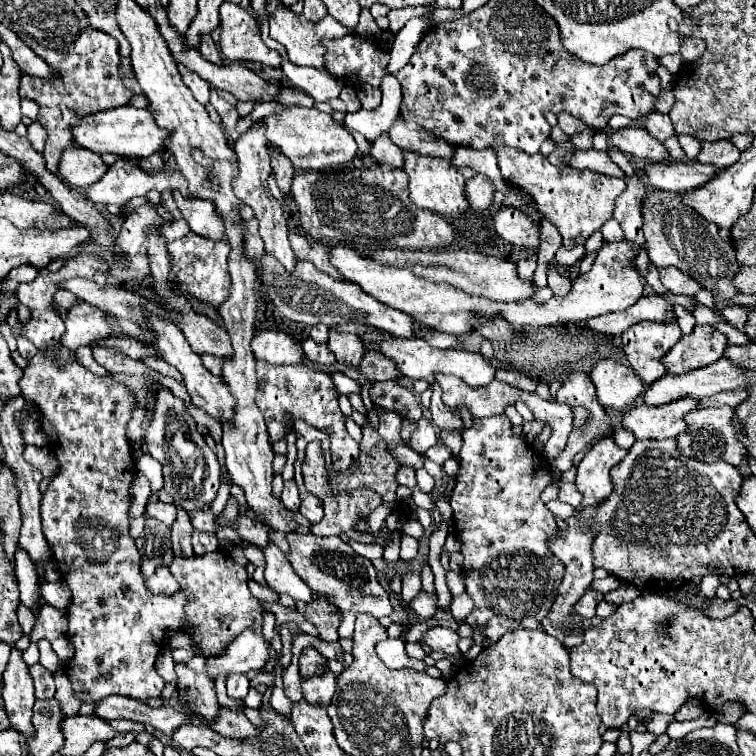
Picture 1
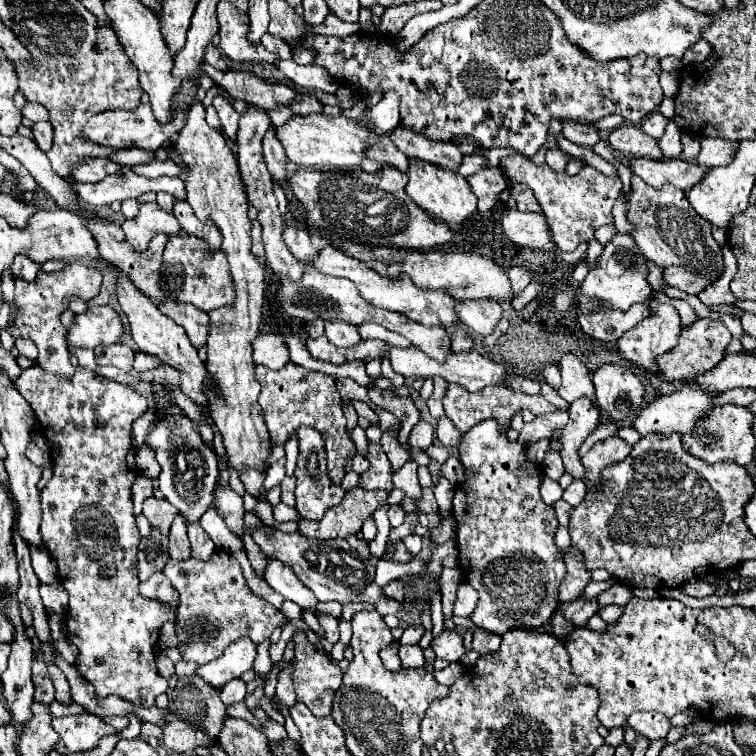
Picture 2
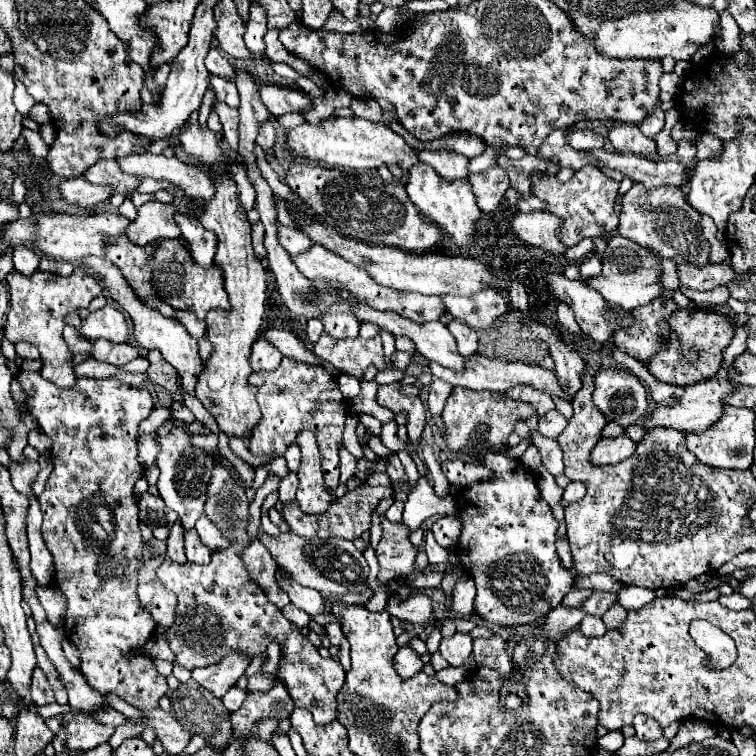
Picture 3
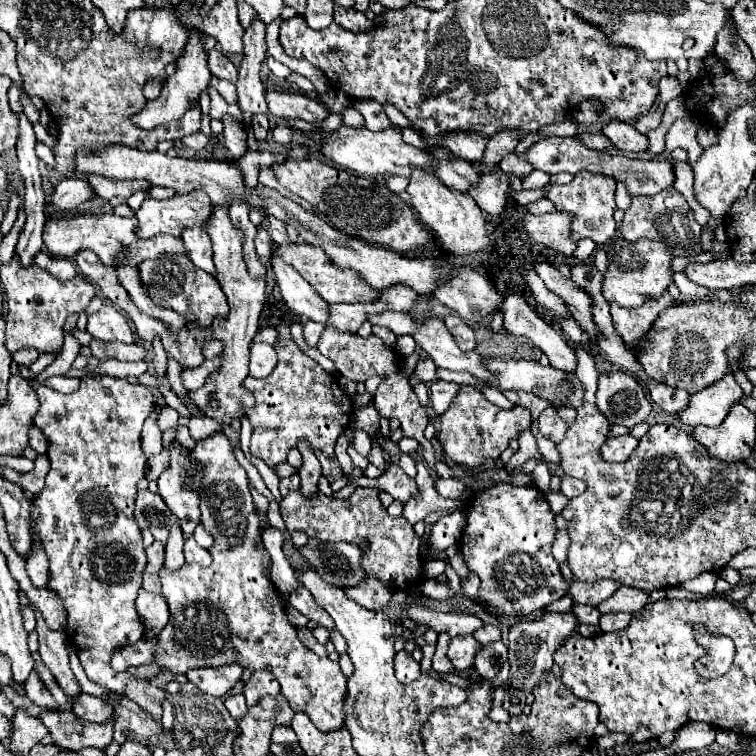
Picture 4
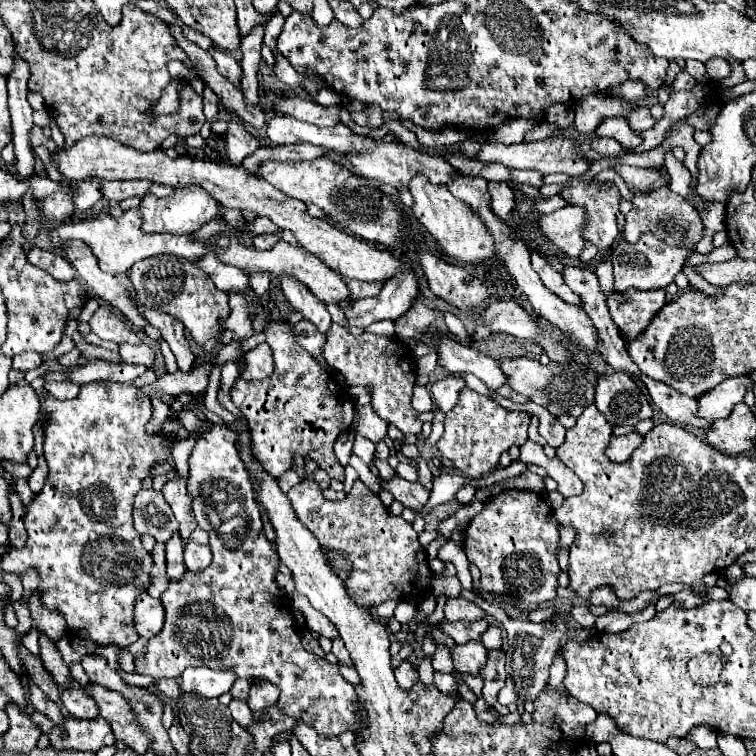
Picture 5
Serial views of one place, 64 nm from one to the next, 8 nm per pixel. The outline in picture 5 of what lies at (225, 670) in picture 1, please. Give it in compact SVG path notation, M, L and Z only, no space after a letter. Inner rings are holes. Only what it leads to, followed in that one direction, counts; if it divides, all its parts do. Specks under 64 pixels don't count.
M186 668L180 676L180 692L194 692L204 698L218 698L234 684L236 674L210 668Z

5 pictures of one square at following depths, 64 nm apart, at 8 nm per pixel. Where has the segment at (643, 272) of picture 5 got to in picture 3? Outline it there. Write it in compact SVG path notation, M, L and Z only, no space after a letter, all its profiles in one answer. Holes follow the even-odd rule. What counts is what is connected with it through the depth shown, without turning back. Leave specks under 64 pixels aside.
M612 234L612 238L608 238L608 248L602 258L602 274L600 274L600 278L594 278L590 282L590 286L594 290L598 290L604 296L604 300L608 300L610 304L616 304L624 310L644 306L644 304L652 302L654 298L662 296L662 292L664 292L662 282L660 282L660 276L662 276L660 260L662 258L652 248L644 248L644 246L632 242L630 238Z

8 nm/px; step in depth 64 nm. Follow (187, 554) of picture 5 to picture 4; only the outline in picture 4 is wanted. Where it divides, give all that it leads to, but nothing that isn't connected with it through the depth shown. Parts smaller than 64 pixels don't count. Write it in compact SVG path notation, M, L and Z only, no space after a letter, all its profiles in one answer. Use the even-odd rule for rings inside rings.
M194 536L186 538L184 542L184 556L186 556L186 562L188 564L200 564L200 566L210 566L212 558L210 558L210 552L206 548L202 548Z

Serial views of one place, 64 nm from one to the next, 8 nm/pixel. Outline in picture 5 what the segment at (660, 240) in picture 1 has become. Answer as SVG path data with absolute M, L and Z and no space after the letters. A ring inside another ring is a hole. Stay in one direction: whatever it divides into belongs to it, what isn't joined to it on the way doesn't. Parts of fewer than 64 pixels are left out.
M670 188L654 190L652 194L634 196L632 210L626 214L626 226L624 226L624 238L628 242L636 242L644 232L656 234L660 240L672 244L672 246L696 246L696 242L704 234L704 224L698 212L678 194L674 194Z

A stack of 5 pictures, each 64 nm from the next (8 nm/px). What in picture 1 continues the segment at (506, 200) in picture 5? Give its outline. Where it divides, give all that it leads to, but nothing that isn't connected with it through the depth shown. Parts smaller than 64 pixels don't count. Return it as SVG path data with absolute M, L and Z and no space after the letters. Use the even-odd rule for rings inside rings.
M474 174L466 182L466 194L468 194L468 200L474 210L488 210L492 206L494 192L496 192L496 186L484 174Z

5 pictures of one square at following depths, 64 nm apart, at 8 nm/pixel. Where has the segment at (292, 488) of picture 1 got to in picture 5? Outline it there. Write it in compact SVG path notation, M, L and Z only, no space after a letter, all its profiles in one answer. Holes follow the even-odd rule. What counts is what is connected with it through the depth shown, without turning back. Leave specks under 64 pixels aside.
M288 470L288 472L284 472L284 474L278 478L278 482L280 482L280 488L282 488L284 492L288 492L296 482L300 482L300 476L296 474L296 470Z

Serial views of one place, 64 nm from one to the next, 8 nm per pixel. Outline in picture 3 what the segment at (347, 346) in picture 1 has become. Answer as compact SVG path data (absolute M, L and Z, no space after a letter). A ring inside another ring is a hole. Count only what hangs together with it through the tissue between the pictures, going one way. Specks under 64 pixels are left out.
M348 302L332 304L324 312L322 324L324 330L330 332L334 338L356 338L360 328L360 320L354 316L352 306L348 306Z

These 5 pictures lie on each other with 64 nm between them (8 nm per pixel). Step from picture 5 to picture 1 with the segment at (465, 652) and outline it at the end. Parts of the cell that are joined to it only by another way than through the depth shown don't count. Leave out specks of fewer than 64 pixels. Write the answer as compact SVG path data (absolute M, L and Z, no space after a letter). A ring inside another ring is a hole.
M430 628L424 636L424 642L432 650L440 650L440 652L446 652L450 656L460 654L460 650L458 650L460 636L458 636L458 632L450 630L450 628Z

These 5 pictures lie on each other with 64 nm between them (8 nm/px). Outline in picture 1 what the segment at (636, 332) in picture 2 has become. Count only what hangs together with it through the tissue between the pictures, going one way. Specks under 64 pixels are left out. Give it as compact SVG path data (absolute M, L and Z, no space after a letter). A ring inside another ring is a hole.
M676 318L666 322L644 320L622 334L622 350L638 376L646 384L652 384L666 374L660 358L678 342L680 336L682 332Z

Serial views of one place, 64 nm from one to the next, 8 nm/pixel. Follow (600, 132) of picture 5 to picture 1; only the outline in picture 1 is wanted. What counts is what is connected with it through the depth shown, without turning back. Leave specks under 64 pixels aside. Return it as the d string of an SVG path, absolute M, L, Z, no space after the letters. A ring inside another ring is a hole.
M630 126L618 132L612 132L610 142L614 148L622 150L624 154L632 154L646 162L666 162L670 158L666 148L656 138L652 138L644 128Z

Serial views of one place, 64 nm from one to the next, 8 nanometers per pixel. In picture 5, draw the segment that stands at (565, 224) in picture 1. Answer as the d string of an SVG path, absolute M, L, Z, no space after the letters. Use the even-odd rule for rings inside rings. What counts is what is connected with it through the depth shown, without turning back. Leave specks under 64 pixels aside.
M576 182L570 190L564 190L562 196L576 206L582 206L588 216L590 224L584 228L584 238L592 242L598 250L611 247L619 234L616 212L620 206L620 192L614 186L610 192L602 192L594 186L584 186Z

